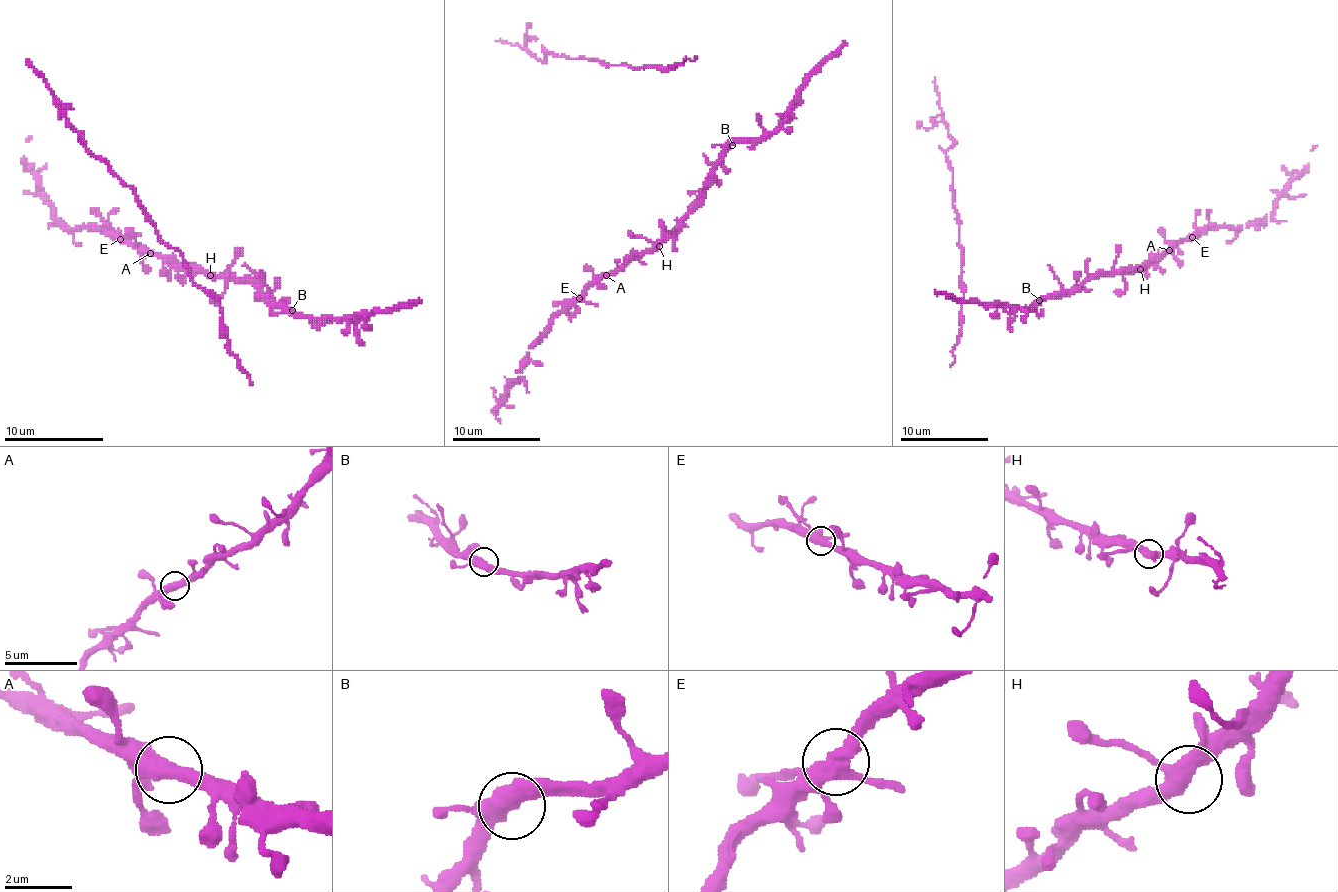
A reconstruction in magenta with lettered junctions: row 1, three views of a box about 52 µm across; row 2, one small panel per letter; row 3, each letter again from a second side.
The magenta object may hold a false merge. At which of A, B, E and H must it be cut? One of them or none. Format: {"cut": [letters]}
{"cut": []}

